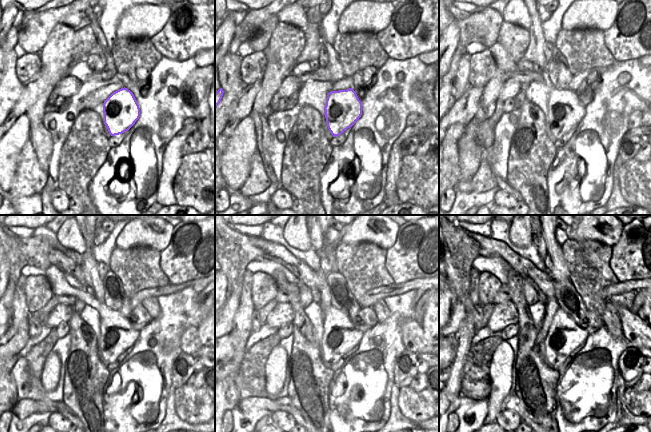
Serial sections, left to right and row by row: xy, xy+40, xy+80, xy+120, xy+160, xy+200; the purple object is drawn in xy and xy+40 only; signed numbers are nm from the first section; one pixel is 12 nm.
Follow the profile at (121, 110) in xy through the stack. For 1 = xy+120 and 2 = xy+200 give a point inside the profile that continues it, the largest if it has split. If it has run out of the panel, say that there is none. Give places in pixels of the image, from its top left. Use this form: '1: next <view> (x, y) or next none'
1: next xy+120 (117, 334)
2: next xy+200 (564, 335)

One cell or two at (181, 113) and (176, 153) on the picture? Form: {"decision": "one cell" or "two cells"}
{"decision": "two cells"}

